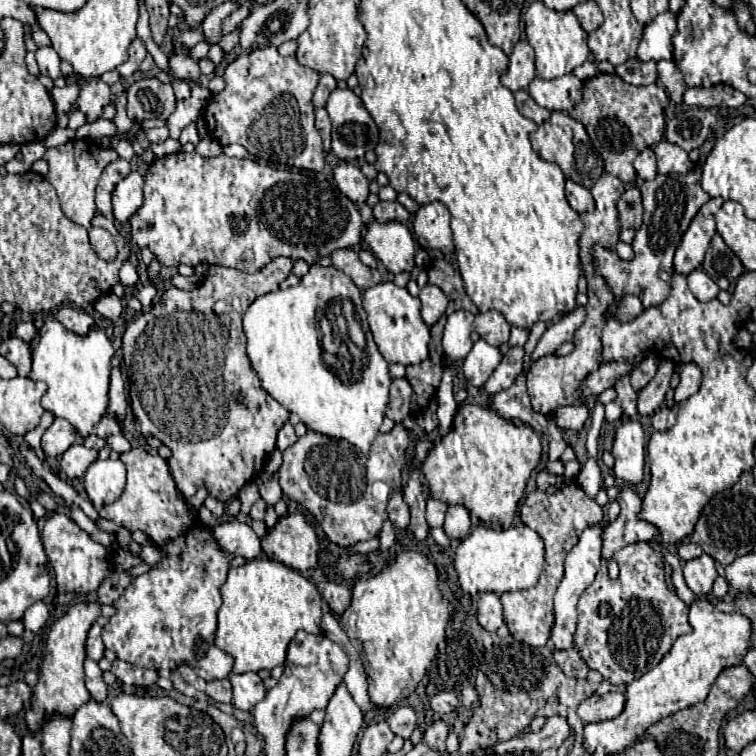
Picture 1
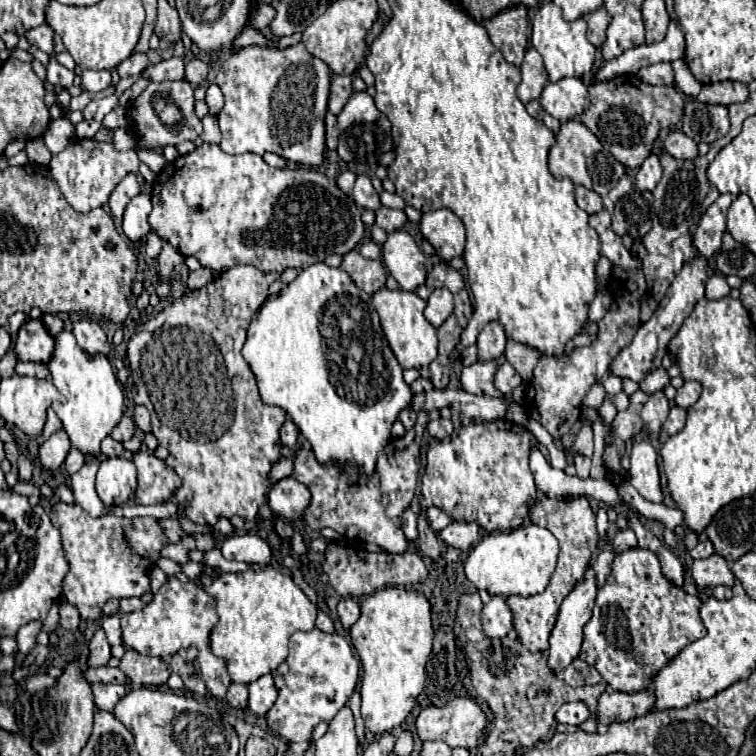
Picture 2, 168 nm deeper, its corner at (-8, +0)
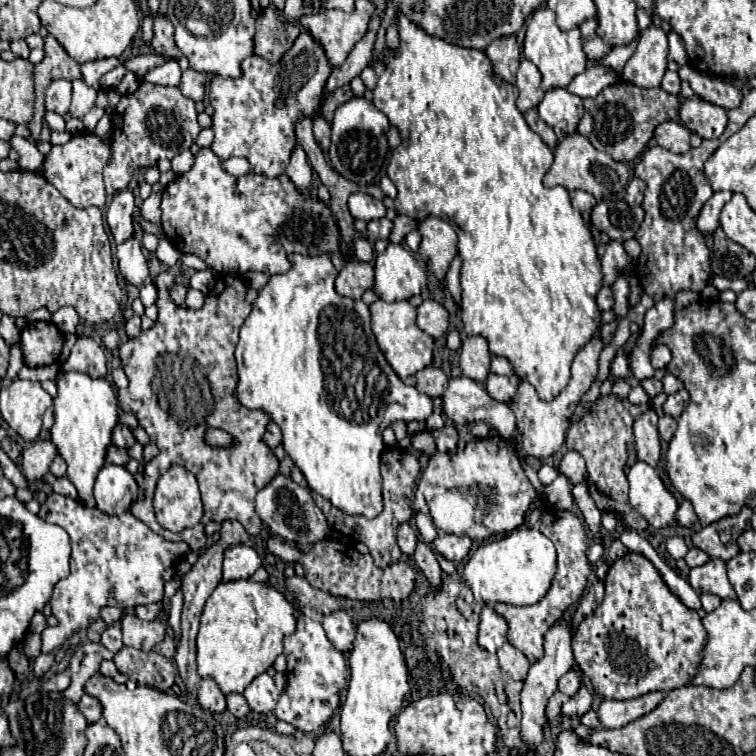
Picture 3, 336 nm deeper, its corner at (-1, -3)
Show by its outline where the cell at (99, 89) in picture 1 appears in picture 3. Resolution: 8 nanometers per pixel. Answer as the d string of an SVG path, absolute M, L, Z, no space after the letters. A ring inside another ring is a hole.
M104 58L104 60L86 62L86 64L80 66L80 70L82 70L82 80L84 80L88 86L92 86L94 90L100 90L98 80L100 80L106 72L110 72L114 66L118 66L118 64L120 64L118 58Z

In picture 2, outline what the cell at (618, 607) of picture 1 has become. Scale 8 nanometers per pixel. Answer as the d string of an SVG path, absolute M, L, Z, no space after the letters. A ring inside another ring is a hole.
M629 549L613 561L607 583L599 589L593 617L585 625L581 659L595 667L603 681L621 693L649 689L653 677L683 647L707 635L699 617L701 599L673 585L649 549Z

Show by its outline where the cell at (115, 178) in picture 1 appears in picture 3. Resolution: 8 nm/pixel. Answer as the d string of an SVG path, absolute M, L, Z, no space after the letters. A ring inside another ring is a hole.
M130 190L116 192L108 210L106 210L106 222L110 226L110 232L116 242L124 242L132 234L132 214L134 214L134 196Z

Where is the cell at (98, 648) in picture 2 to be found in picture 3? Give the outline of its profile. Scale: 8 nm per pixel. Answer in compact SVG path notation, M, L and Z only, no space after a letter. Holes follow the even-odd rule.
M88 642L88 644L82 644L76 648L76 652L72 654L72 660L70 660L70 686L64 690L64 696L74 700L74 702L80 702L82 694L84 694L84 684L86 680L98 672L100 668L100 662L102 662L102 656L100 656L100 644L94 644L94 642Z

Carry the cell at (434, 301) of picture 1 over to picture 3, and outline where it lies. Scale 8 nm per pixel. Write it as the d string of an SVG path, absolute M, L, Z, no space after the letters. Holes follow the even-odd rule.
M424 300L418 306L418 328L432 338L440 338L448 328L448 310L438 300Z

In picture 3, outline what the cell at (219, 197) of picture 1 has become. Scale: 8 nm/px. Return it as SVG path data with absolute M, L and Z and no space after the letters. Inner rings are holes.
M200 148L200 152L194 154L192 168L162 190L160 210L164 236L182 254L196 254L206 262L208 268L222 274L284 274L288 272L288 268L292 268L292 254L320 256L340 250L340 228L336 224L336 216L332 216L332 210L326 202L312 196L310 192L300 192L286 174L280 174L276 178L254 172L248 172L244 176L232 176L222 168L222 160L210 148Z

